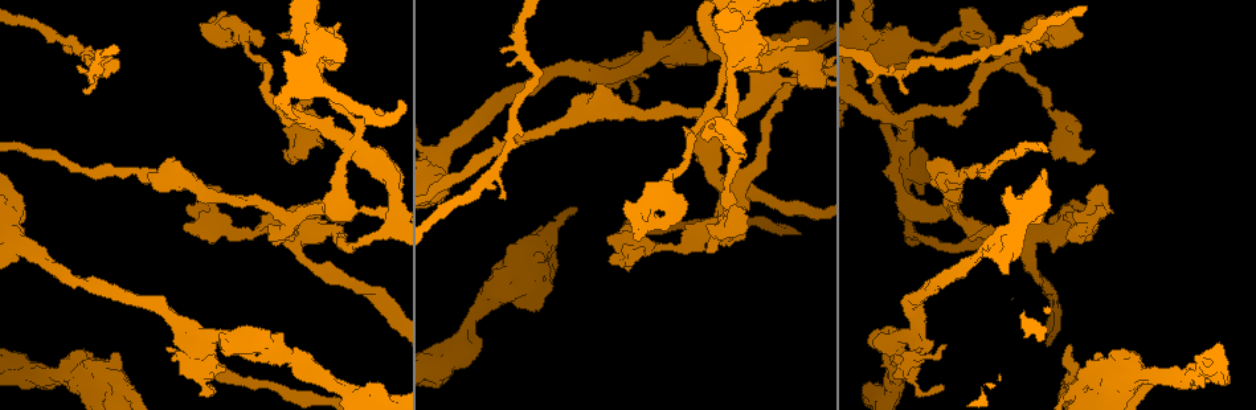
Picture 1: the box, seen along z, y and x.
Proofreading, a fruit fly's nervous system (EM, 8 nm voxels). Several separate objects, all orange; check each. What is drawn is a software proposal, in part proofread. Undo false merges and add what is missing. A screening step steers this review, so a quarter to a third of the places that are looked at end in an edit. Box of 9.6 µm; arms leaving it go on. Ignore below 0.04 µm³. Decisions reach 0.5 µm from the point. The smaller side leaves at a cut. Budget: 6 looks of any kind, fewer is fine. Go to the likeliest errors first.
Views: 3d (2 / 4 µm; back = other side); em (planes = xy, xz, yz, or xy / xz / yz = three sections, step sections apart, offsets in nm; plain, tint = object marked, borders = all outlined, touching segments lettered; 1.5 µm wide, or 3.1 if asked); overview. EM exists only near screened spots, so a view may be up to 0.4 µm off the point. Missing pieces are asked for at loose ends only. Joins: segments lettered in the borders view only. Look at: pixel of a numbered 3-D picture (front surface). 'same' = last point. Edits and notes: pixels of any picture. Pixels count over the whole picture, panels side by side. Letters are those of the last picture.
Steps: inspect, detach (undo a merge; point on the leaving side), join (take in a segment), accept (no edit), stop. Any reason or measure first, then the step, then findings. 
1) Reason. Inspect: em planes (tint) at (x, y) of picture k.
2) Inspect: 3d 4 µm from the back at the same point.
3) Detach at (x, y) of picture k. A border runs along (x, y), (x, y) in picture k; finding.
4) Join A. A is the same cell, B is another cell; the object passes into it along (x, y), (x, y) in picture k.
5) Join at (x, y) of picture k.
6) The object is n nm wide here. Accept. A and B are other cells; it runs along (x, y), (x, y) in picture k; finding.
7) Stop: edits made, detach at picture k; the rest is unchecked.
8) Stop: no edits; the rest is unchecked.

Free end. Inspect: 3d 2 µm at (601, 87) of picture 1.

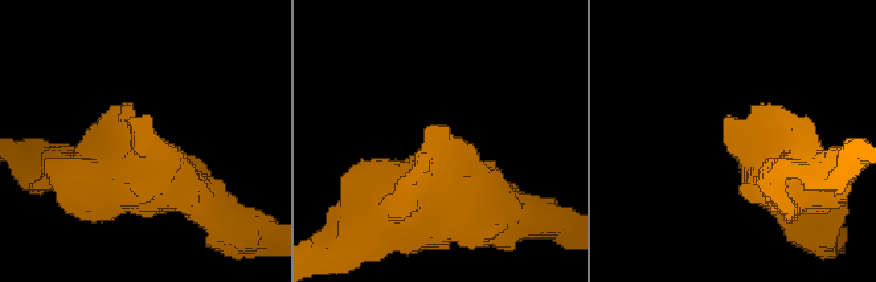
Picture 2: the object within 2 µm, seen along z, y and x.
Inspect: em xy step 4 (borders) at (440, 129) of picture 2.

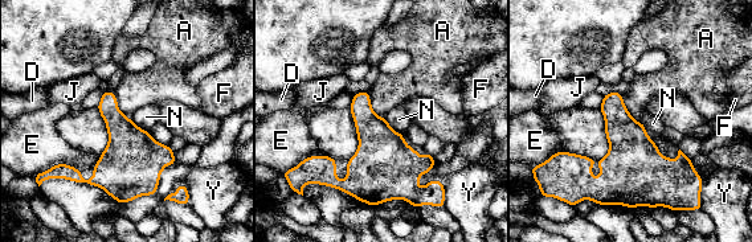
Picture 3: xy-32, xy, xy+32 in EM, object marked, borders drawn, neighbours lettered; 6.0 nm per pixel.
Inspect: em planes (borders) at the same point.

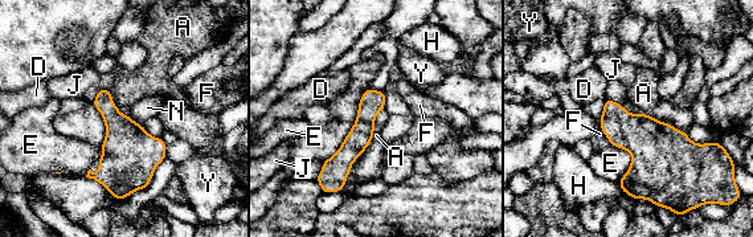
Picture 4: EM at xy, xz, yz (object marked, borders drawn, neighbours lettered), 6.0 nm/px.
The object is 150 nm wide here. Accept. A, D, E, F, H, J, N and Y are other cells; a border runs along (601, 130), (610, 143) in picture 4; none of them fits.

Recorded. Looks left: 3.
Calibre changes. Inspect: 3d 2 µm at (674, 251) of picture 1.

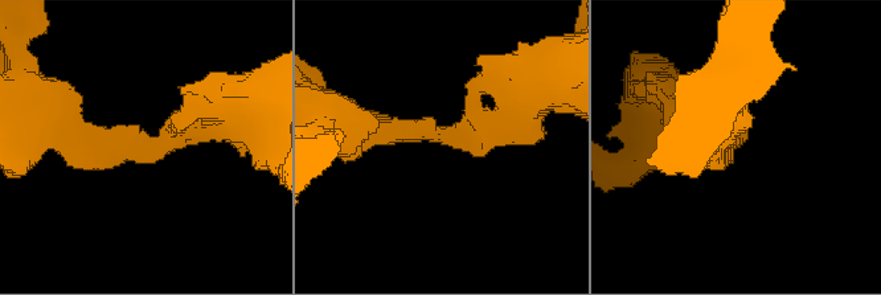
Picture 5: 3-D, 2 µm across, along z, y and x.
Inspect: em xz step 8 (tint) at (430, 136) of picture 5.

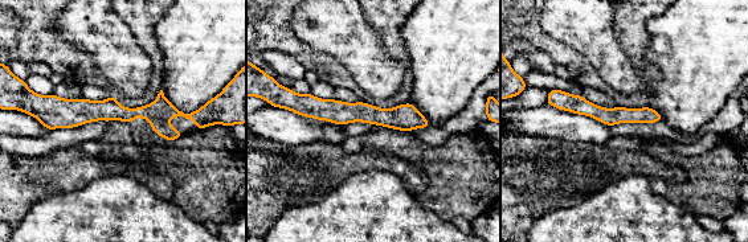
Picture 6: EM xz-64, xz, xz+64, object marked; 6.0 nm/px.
Inspect: em xz step 8 (borders) at the same point.

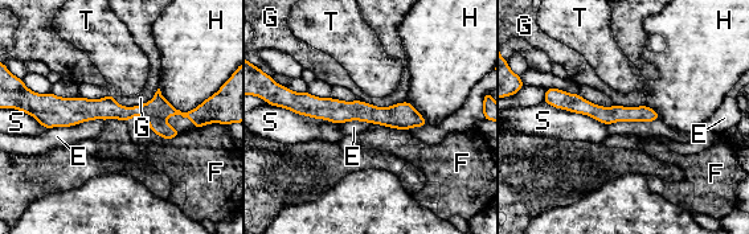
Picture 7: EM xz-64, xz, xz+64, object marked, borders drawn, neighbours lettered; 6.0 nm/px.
The arms are 240, 320 nm wide. Accept. E, F, G, H, S and T are other cells; all the same cell.

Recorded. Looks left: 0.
Stop: no edits; the rest is unchecked.

